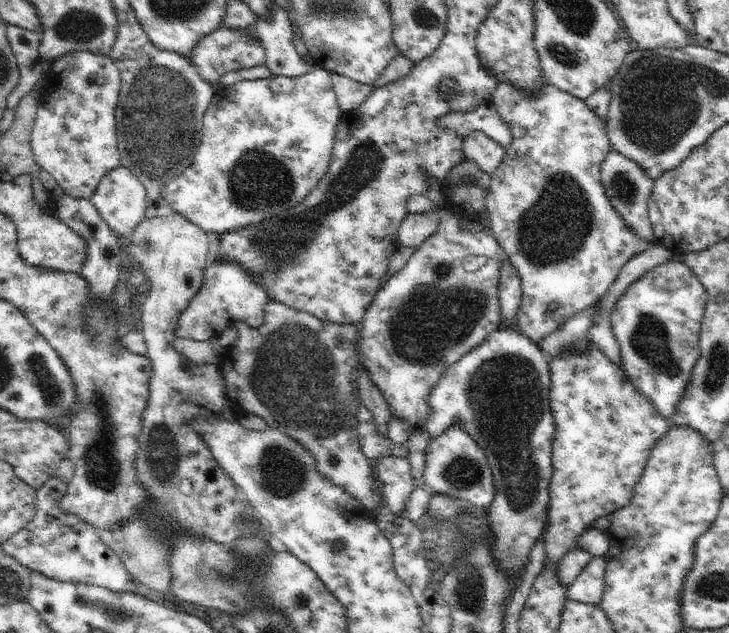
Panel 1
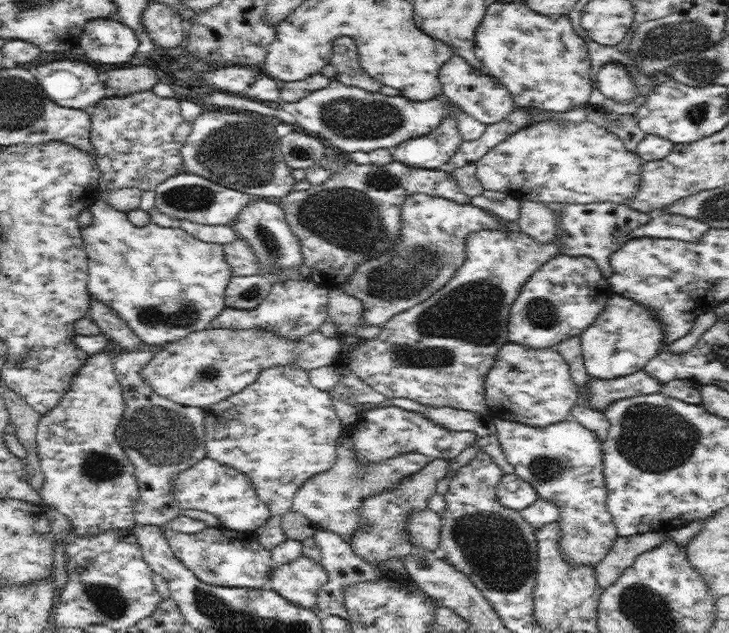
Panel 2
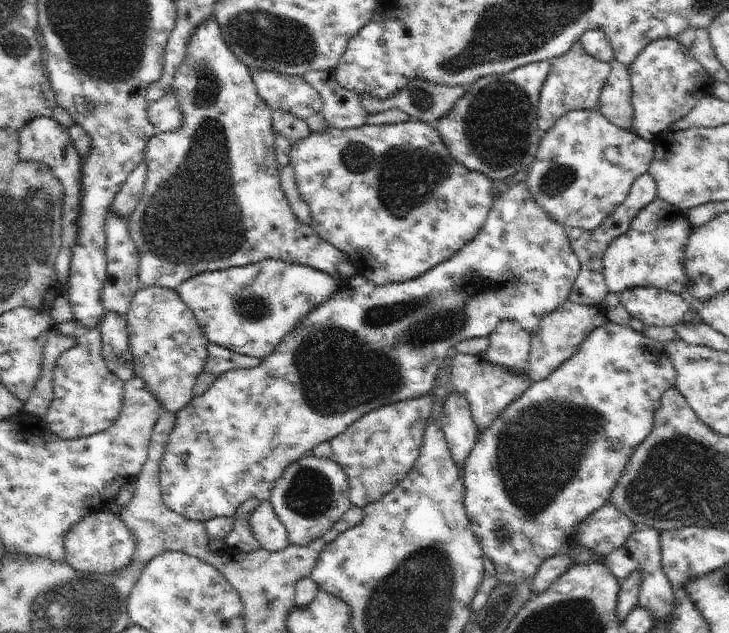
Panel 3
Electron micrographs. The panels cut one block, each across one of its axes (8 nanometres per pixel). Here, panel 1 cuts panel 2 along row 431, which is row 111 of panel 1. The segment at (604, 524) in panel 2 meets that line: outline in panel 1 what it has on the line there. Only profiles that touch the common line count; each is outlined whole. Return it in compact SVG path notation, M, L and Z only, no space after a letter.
M547 81L540 86L540 94L536 98L530 98L528 94L520 92L518 88L514 88L510 82L500 82L495 88L493 97L491 98L500 118L504 120L504 124L508 124L510 132L512 132L512 142L508 144L504 160L500 162L500 166L496 167L494 174L491 174L490 188L485 198L485 207L489 213L490 224L488 231L496 238L496 242L503 248L503 252L508 256L512 266L516 267L521 280L521 303L517 312L518 328L520 334L528 336L534 342L544 340L544 336L556 332L556 328L560 328L568 318L576 316L578 312L584 312L586 308L597 306L597 302L604 298L604 295L610 290L614 280L618 276L620 269L635 256L640 256L642 252L646 252L653 242L650 240L642 240L640 236L636 236L636 232L632 232L632 228L628 222L624 222L624 218L618 216L616 208L612 206L610 198L601 182L602 163L606 160L606 156L610 154L611 146L608 133L606 132L606 122L602 118L598 118L588 106L586 102L577 99L572 94L558 90L556 86L549 84Z

